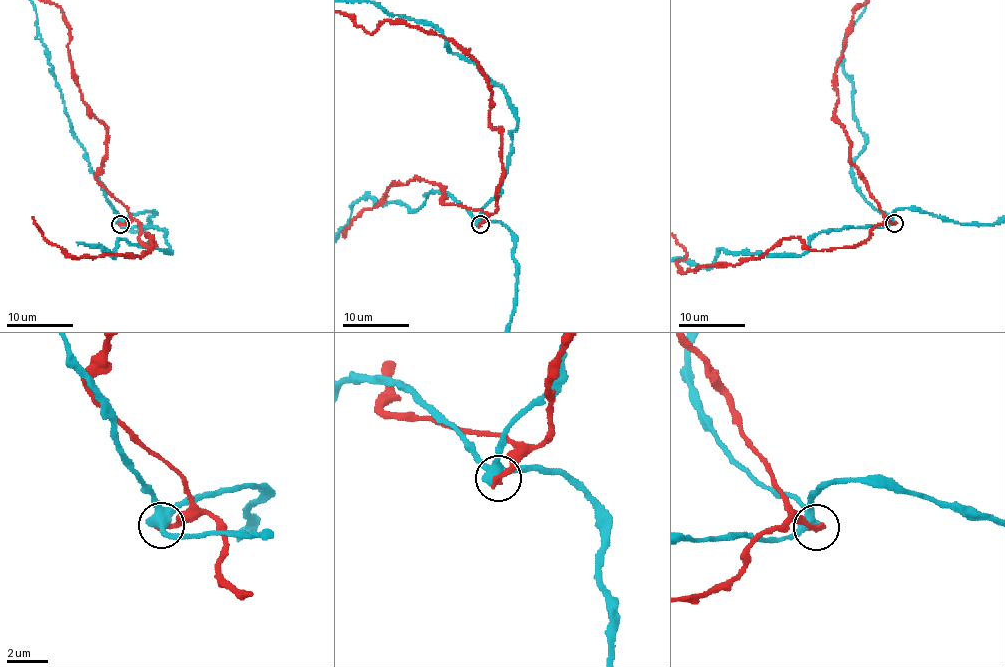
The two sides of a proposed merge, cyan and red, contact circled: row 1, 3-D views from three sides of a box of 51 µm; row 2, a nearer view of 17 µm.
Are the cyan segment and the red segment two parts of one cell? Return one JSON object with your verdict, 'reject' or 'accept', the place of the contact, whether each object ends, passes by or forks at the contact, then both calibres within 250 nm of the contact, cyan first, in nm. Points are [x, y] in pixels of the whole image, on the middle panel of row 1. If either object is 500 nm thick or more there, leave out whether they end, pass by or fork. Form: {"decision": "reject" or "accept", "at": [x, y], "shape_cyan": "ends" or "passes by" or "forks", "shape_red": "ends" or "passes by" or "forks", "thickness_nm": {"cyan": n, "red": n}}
{"decision": "reject", "at": [480, 224], "shape_cyan": "forks", "shape_red": "ends", "thickness_nm": {"cyan": 400, "red": 320}}

